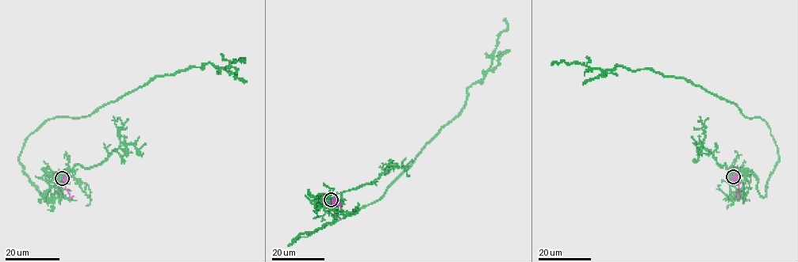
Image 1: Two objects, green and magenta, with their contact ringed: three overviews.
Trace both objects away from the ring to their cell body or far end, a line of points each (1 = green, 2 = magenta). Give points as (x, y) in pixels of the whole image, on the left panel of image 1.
1: (63, 178), (66, 171), (45, 199), (19, 161), (47, 119), (85, 117), (155, 76), (240, 61)
2: (63, 178), (65, 177), (67, 181), (66, 189), (70, 197), (73, 196)

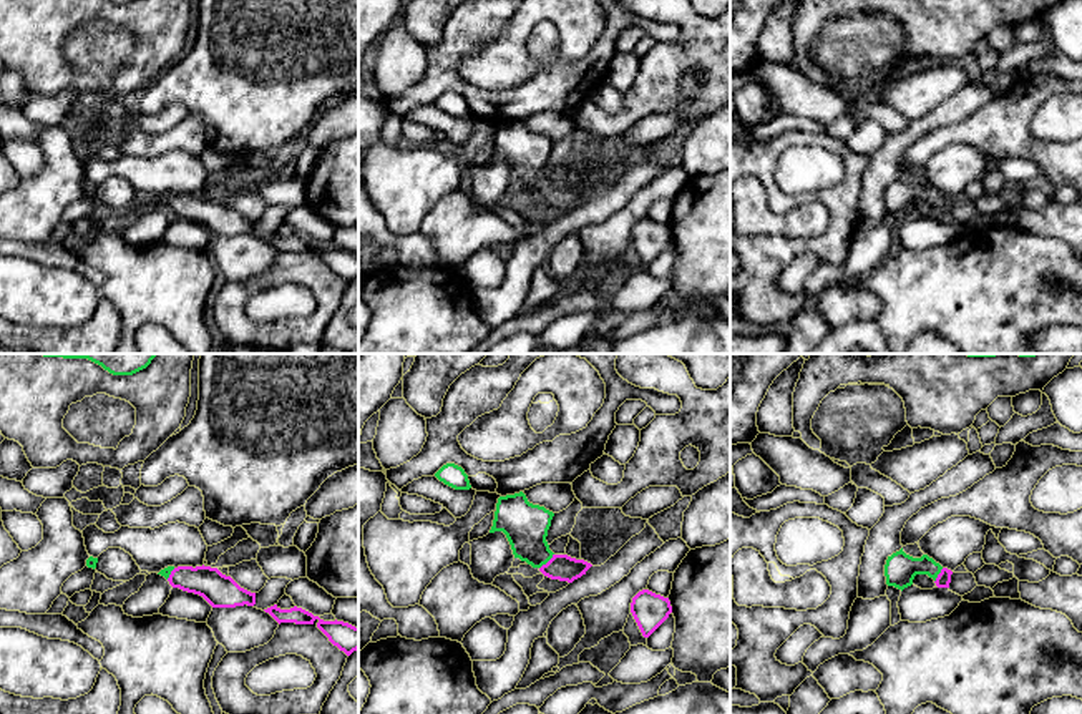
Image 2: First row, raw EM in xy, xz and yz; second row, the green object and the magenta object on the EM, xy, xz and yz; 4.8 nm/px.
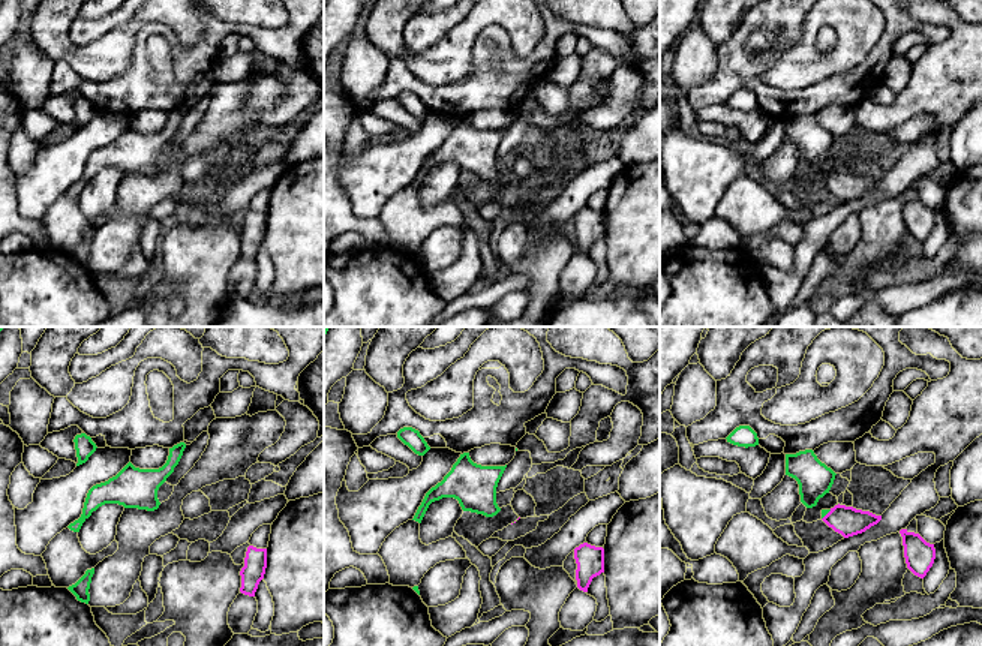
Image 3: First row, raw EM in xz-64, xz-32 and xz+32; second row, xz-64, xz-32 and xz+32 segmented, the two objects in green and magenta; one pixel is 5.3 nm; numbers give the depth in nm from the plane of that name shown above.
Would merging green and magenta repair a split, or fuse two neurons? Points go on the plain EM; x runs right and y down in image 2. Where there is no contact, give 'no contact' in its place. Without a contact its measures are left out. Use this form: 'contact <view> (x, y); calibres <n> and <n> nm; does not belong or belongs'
contact xz (546, 190); calibres 220 and 130 nm; belongs

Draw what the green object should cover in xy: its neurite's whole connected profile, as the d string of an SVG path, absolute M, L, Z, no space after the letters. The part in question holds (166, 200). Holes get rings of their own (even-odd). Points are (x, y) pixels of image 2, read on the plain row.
M168 194L158 203L173 216L202 224L212 236L254 234L256 221L241 216L231 204L211 194Z

